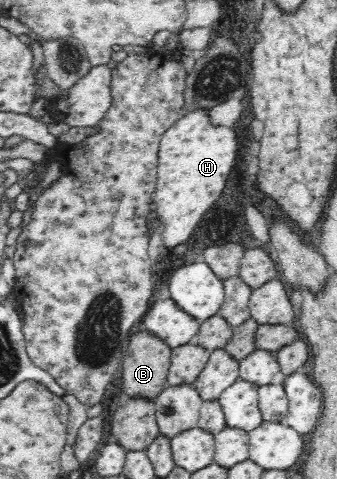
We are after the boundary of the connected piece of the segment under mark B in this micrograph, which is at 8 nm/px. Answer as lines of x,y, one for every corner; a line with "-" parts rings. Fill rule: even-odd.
141,329
137,334
133,334
133,337
129,337
128,346
129,349
125,351
125,357
122,357
121,360
122,390
130,399
146,399
154,402
168,386
167,375
172,349
166,347
157,337
147,334

